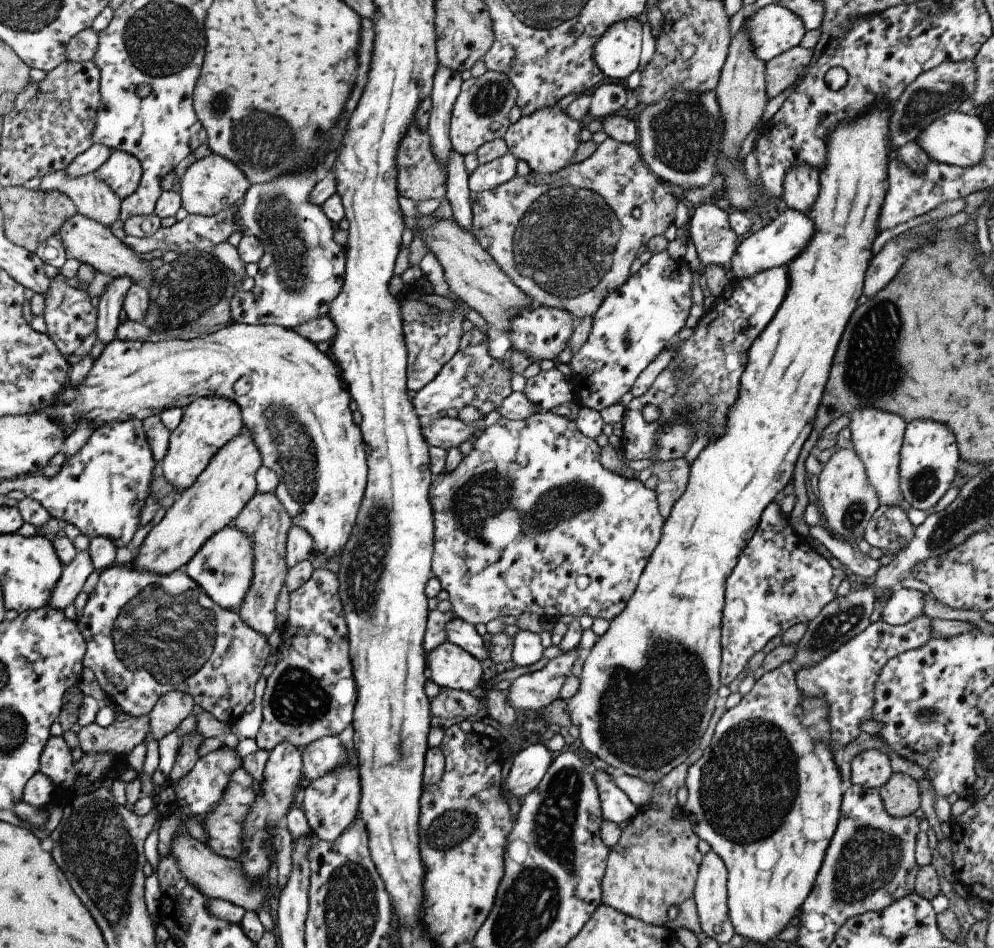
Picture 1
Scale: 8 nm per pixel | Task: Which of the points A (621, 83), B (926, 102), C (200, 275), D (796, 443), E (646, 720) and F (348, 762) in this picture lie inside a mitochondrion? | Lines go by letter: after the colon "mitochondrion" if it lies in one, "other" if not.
A: other
B: mitochondrion
C: mitochondrion
D: other
E: mitochondrion
F: other

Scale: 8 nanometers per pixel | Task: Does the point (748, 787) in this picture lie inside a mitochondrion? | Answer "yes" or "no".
yes

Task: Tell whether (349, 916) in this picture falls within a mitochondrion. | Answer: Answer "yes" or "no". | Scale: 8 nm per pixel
yes

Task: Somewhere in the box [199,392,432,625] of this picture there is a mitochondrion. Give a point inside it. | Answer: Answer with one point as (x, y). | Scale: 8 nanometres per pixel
(294, 446)

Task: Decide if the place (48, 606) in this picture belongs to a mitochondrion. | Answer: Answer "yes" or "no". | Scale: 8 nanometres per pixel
no

